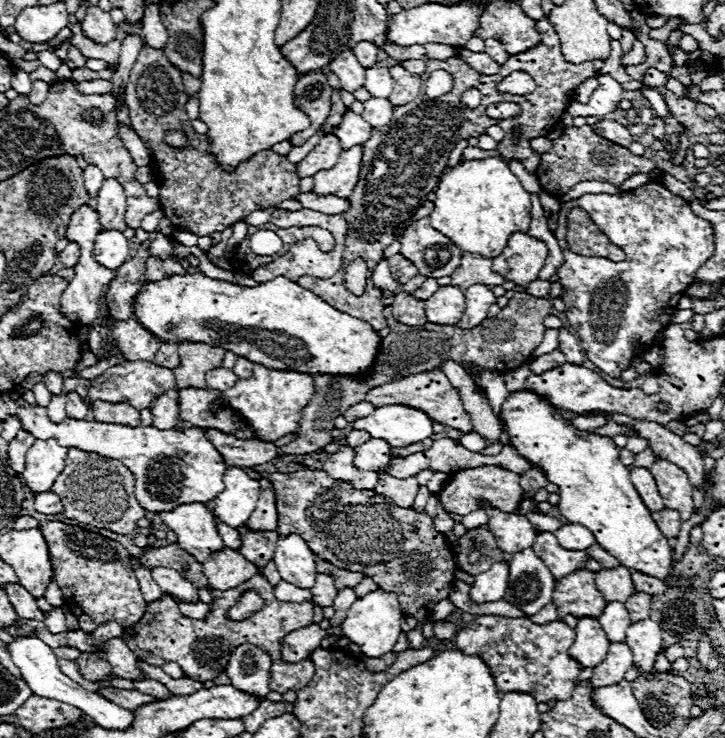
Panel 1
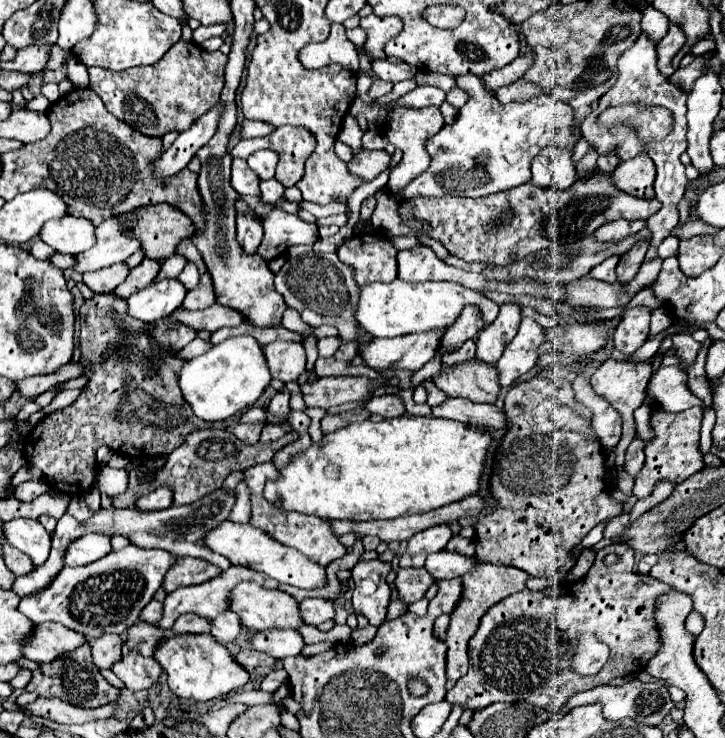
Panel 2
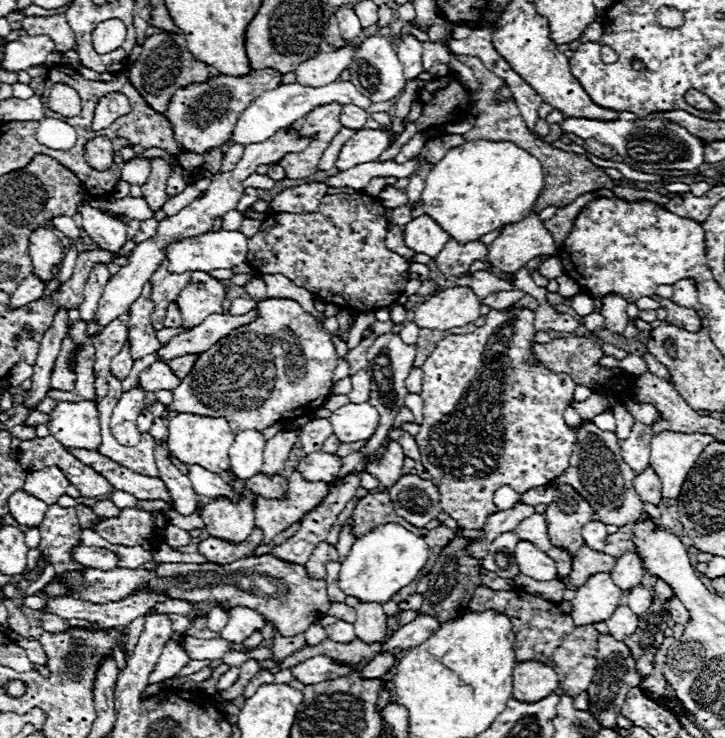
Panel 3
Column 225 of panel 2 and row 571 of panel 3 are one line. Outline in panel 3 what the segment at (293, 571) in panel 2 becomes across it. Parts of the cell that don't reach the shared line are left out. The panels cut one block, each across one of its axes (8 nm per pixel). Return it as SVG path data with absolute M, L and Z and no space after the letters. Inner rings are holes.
M520 540L516 544L514 554L516 554L516 562L518 562L522 574L526 574L534 580L540 580L540 582L548 582L548 580L558 578L556 576L556 562L546 552L538 550L534 544Z

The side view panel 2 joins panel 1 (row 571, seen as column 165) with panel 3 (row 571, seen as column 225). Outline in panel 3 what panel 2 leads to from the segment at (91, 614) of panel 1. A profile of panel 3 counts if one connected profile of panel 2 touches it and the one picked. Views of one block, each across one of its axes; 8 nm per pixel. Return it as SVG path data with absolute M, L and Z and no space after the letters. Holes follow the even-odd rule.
M56 504L48 506L48 512L42 522L42 544L40 550L46 554L48 562L56 572L56 580L42 588L48 596L66 596L70 586L62 582L62 576L68 570L86 570L72 560L72 550L80 546L80 524L74 508L60 508Z

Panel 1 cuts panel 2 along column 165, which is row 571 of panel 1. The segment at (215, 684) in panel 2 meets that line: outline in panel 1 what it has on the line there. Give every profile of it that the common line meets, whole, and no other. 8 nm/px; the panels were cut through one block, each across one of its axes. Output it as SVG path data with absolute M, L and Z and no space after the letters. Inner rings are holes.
M518 390L510 392L500 408L500 420L504 422L504 430L508 432L508 440L516 448L516 452L528 462L532 462L534 468L540 468L548 482L558 486L558 512L568 522L576 522L592 530L596 542L600 548L604 548L608 554L612 554L622 566L628 566L628 570L638 570L642 574L652 574L664 582L670 580L672 572L672 548L668 546L668 540L658 530L656 522L652 520L648 508L640 500L632 480L630 470L620 462L620 450L612 442L610 436L598 436L592 432L580 432L572 424L568 424L564 418L558 418L552 412L552 404L546 398L540 398L538 394L532 394L532 390Z

